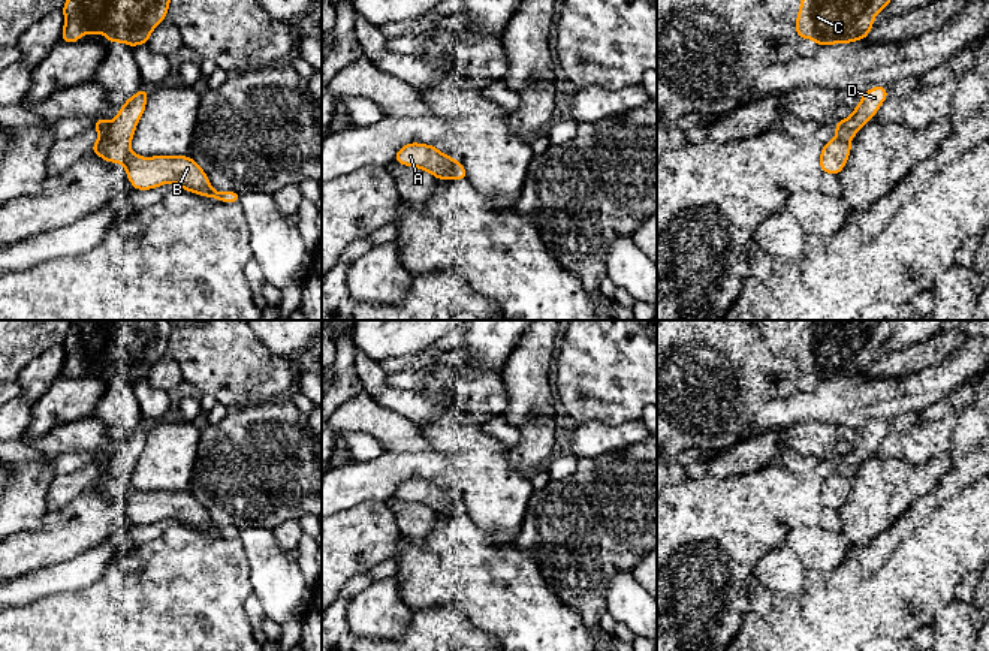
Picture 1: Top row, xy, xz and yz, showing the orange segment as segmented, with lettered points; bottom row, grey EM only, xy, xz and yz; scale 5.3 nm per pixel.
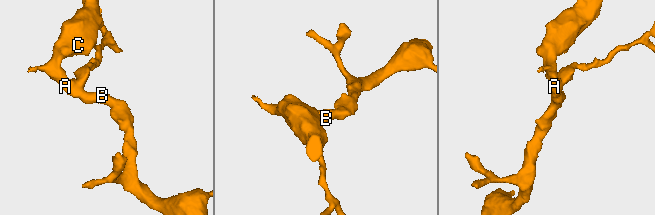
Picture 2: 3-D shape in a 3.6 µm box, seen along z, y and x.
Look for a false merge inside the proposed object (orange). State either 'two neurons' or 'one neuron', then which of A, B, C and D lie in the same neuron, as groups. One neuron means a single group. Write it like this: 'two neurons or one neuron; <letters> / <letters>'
one neuron; A B C D

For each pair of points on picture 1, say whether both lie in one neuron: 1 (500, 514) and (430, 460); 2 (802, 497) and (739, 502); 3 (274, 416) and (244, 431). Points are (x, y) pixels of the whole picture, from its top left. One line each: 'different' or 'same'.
1: different
2: same
3: same

